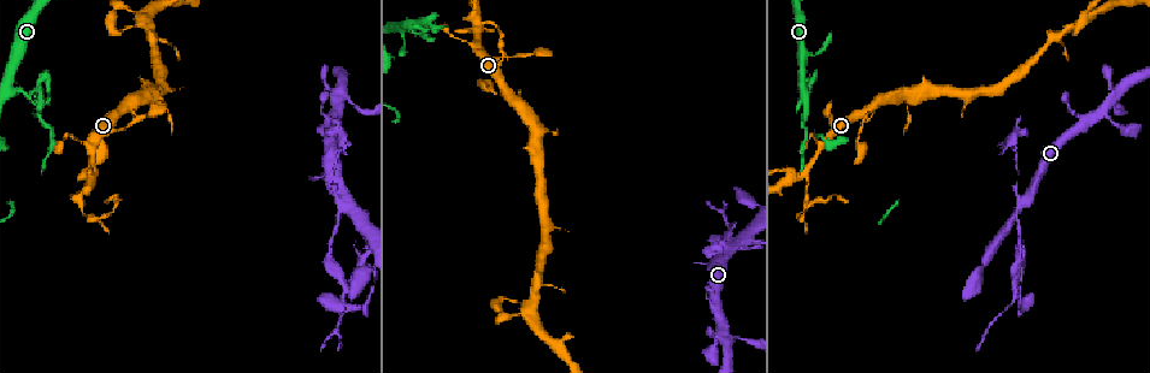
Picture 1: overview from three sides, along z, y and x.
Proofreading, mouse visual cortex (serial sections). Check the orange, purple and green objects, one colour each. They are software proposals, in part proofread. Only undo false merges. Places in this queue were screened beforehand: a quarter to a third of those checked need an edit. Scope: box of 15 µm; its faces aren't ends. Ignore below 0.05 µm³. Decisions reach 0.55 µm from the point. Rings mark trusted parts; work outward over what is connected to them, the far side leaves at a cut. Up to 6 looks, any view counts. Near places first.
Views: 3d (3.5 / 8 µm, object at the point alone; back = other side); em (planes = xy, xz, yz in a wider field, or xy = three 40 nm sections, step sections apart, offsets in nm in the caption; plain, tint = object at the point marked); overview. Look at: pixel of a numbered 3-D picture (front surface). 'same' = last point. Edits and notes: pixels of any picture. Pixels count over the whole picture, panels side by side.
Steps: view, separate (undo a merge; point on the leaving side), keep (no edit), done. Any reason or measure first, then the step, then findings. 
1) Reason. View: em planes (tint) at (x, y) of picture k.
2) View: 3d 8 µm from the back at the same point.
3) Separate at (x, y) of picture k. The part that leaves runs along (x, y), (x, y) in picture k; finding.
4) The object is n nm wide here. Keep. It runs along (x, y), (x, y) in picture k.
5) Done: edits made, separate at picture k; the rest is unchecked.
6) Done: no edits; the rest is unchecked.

Abrupt turn. View: 3d 3.5 µm at (867, 110) of picture 1.

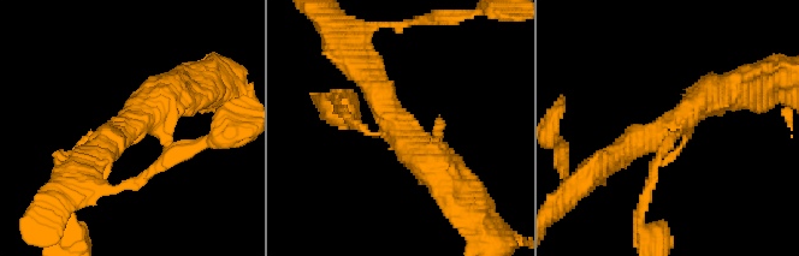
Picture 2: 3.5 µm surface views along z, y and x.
View: em xy step 1 (tint) at (125, 132) of picture 2.

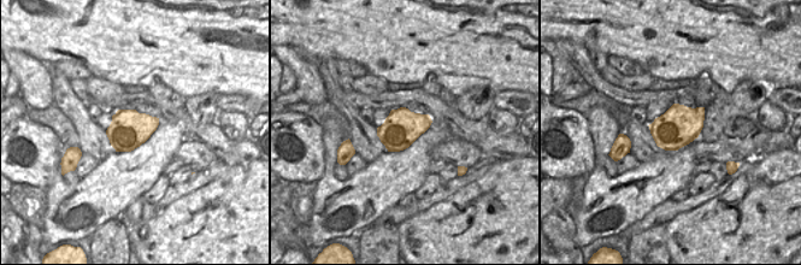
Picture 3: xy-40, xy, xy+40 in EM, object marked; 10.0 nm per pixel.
Keep. It runs along (361, 66), (394, 125), (442, 177) in picture 2; all the same cell.

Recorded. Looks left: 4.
A fork. View: 3d 8 µm at (29, 96) of picture 1.

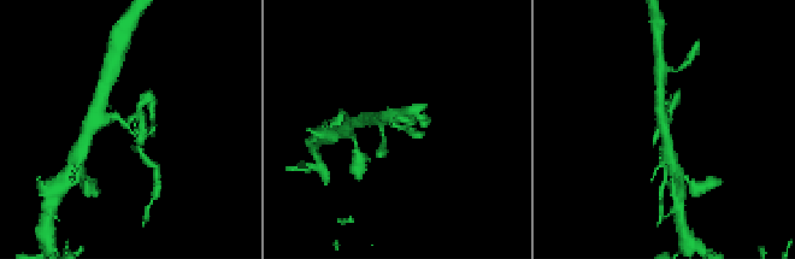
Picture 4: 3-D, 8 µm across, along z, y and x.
Zoom in. View: 3d 3.5 µm at (121, 121) of picture 4.

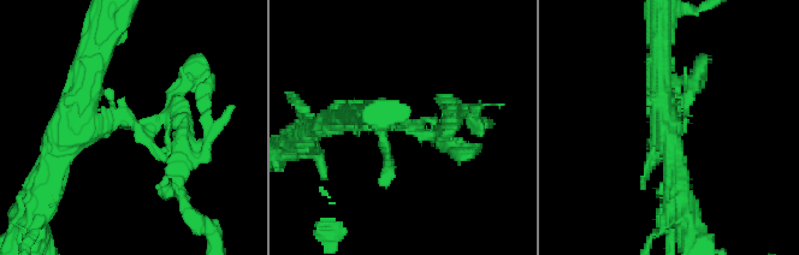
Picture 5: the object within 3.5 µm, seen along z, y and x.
Shape alone is not enough. View: em xy step 5 (tint) at (139, 133) of picture 5.

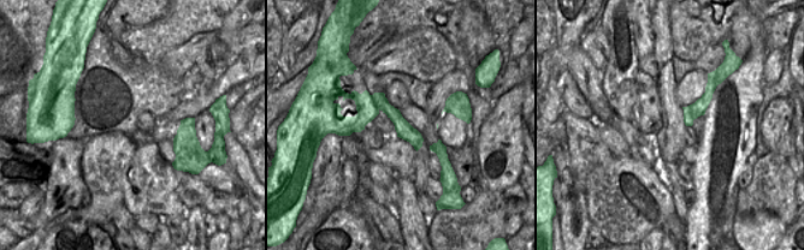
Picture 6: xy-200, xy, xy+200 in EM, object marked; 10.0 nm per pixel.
Separate at (434, 126) of picture 5. Two cells meet here.

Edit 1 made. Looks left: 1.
Done: edits made, separate at picture 5; the rest is unchecked.

